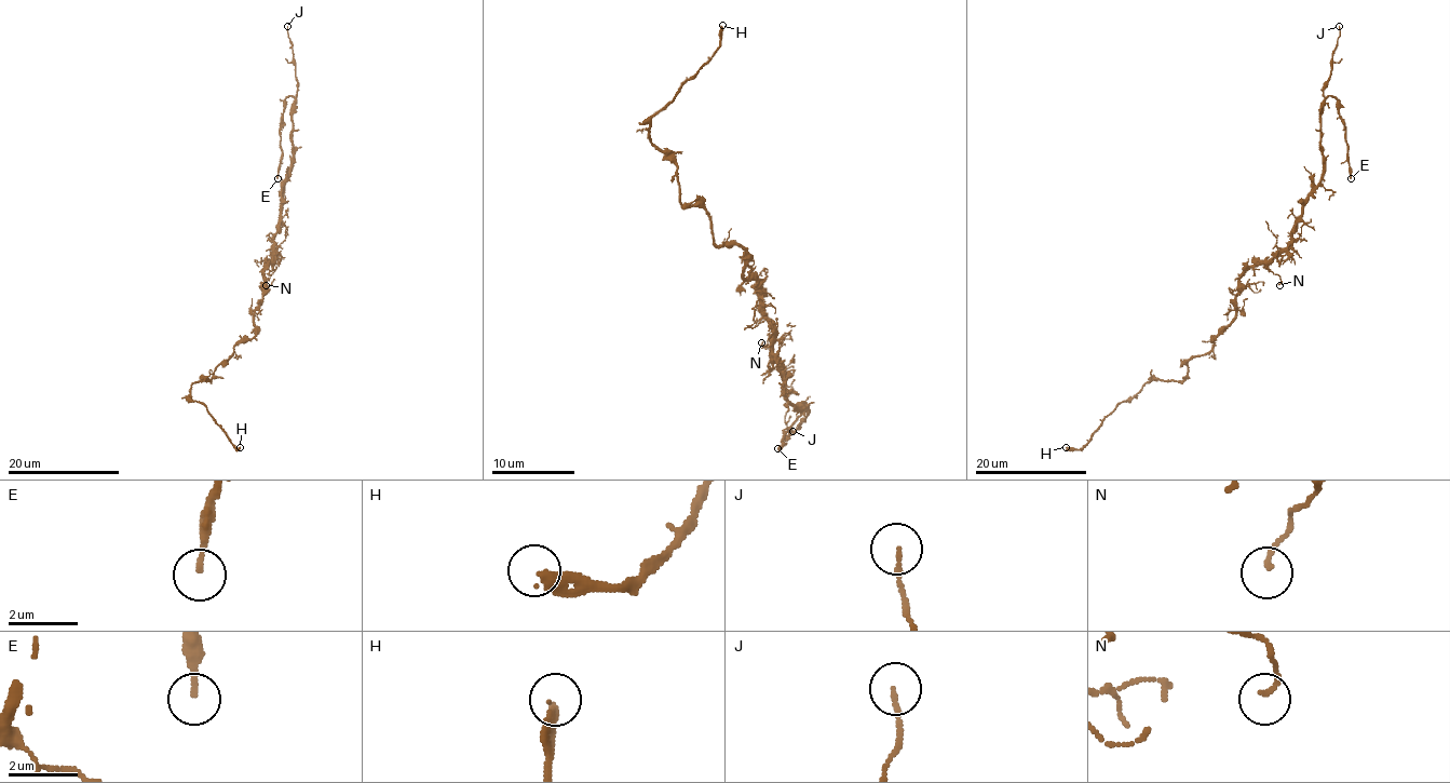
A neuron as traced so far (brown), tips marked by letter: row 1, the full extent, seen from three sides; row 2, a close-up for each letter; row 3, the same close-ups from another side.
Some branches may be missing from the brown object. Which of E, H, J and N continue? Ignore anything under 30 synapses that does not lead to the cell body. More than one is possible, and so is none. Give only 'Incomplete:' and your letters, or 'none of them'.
Incomplete: H

